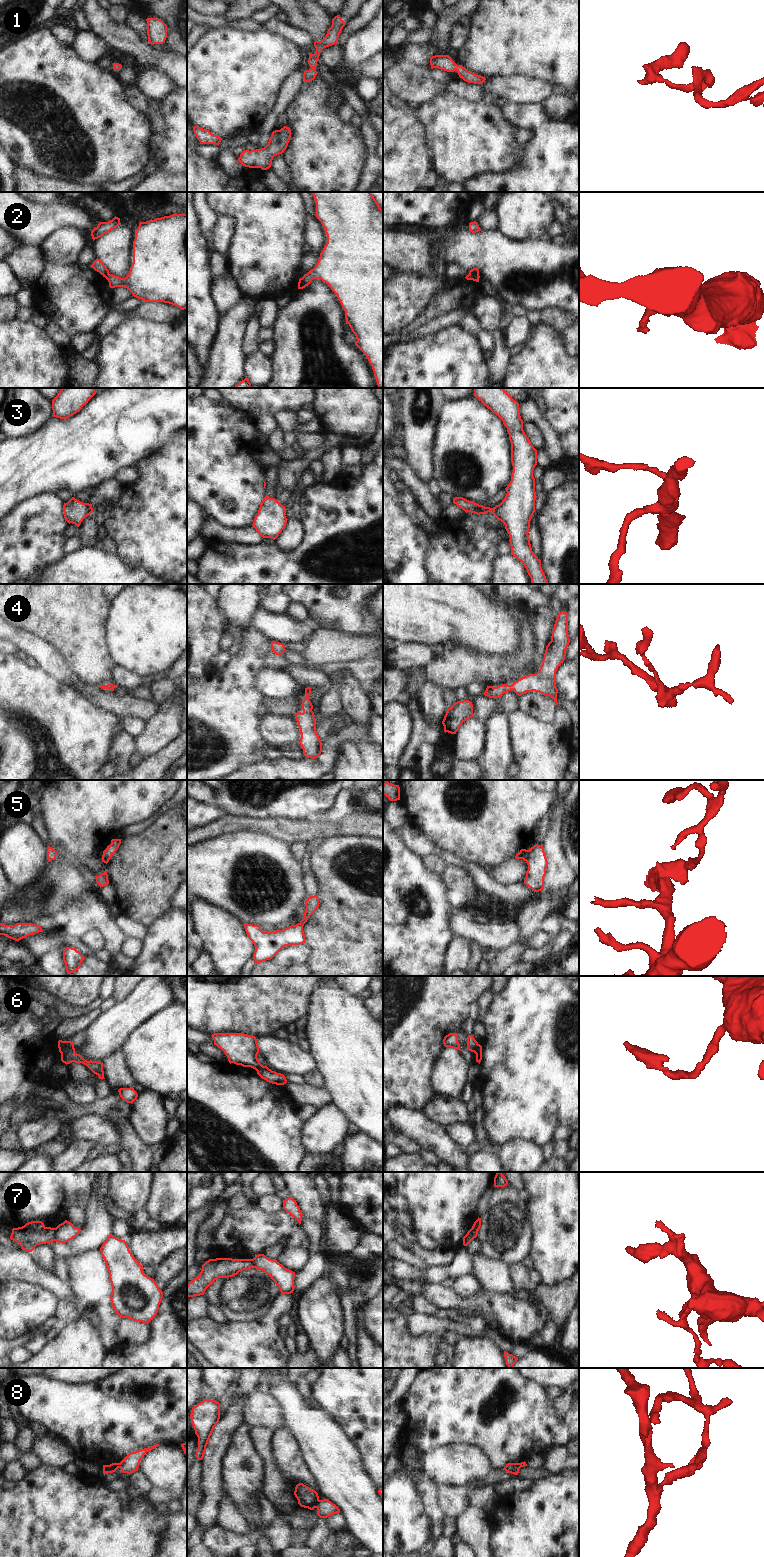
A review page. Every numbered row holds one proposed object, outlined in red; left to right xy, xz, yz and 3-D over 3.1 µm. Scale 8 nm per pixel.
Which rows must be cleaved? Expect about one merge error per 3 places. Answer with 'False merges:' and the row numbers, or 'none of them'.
False merges: 2, 5, 6, 7, 8

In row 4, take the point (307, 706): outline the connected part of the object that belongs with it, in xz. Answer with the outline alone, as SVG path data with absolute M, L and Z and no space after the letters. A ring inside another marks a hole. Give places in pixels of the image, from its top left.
M310 687L305 688L306 698L301 704L303 712L297 712L295 718L301 733L299 744L303 749L303 754L306 758L315 759L322 752L322 742L316 732L313 705L309 700L311 689Z

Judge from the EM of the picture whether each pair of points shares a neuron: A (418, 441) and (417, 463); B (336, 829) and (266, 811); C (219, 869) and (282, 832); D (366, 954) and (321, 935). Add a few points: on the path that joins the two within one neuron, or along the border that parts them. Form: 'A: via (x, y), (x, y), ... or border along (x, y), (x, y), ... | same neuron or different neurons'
A: via (418, 446), (418, 458) | same neuron
B: border along (279, 818), (304, 821) | different neurons
C: border along (250, 831), (258, 831), (286, 842) | different neurons
D: via (355, 943), (347, 935), (332, 935) | same neuron

